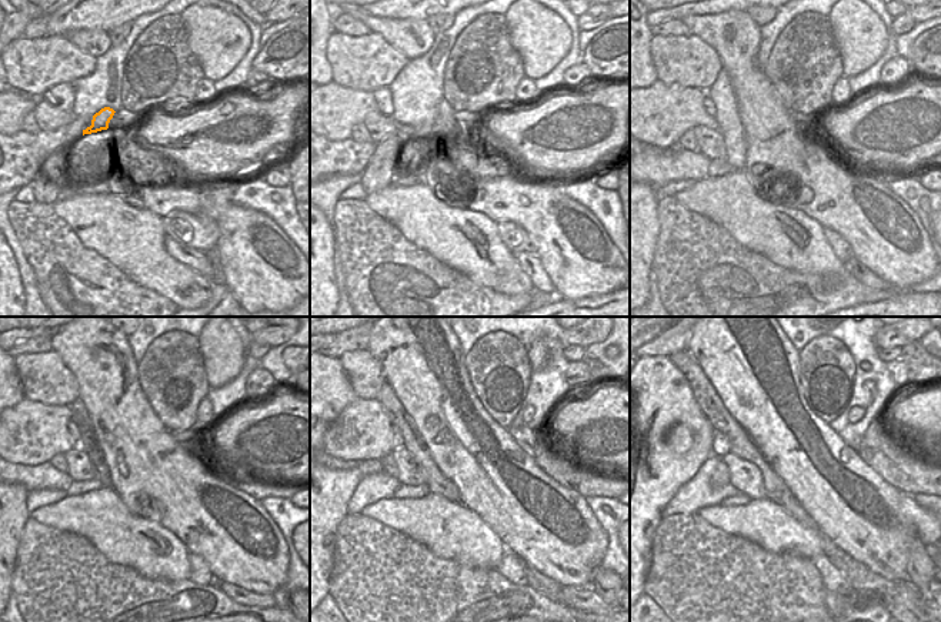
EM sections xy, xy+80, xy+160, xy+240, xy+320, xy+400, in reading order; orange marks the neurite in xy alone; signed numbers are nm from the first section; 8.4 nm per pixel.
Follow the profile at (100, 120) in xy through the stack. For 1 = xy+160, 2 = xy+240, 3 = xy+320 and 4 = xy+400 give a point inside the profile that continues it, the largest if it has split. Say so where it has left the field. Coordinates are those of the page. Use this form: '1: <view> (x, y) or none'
1: xy+160 (660, 114)
2: xy+240 (30, 432)
3: xy+320 (363, 431)
4: xy+400 (678, 438)

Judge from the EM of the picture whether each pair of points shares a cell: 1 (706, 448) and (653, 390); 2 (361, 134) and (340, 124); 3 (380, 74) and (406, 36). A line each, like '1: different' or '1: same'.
1: same
2: different
3: different

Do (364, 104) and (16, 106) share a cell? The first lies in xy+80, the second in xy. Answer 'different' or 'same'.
same

